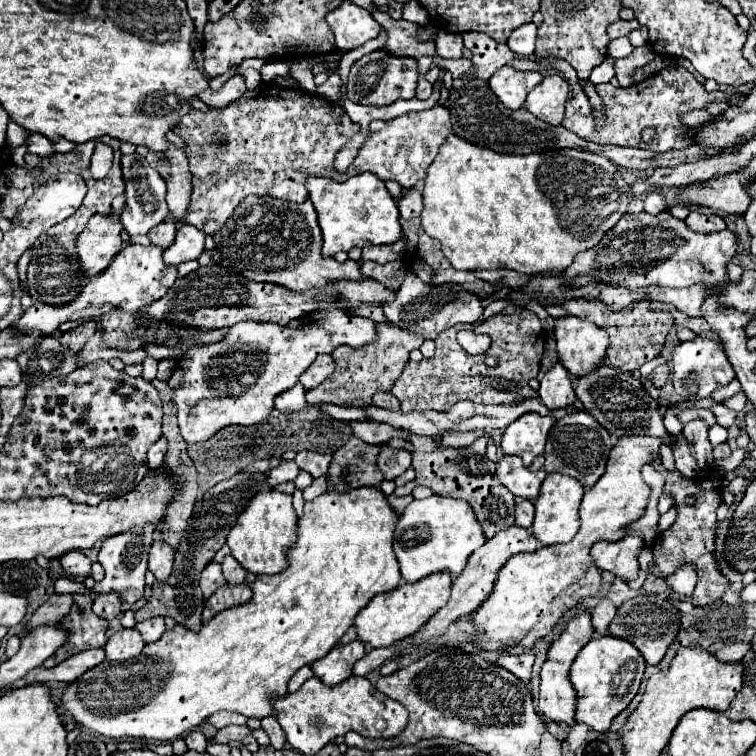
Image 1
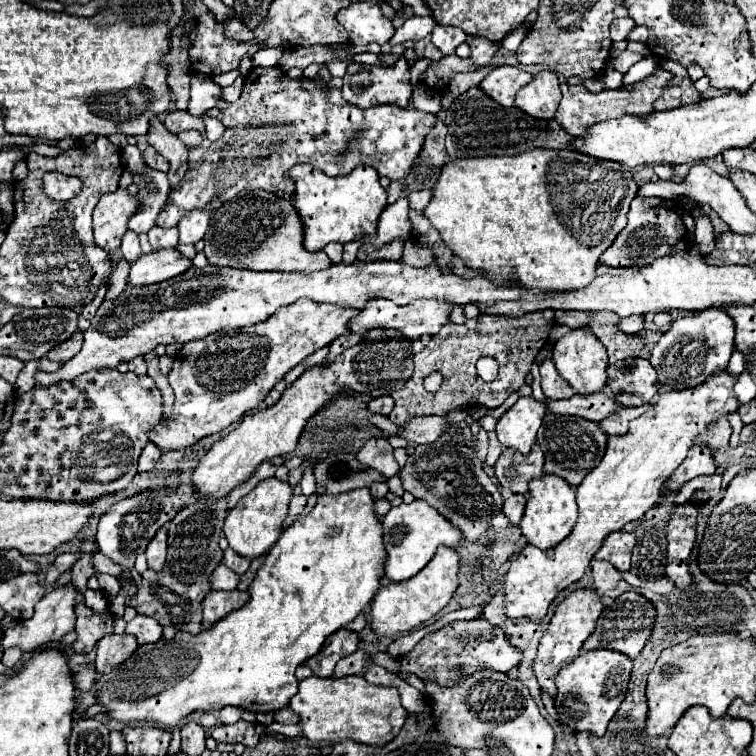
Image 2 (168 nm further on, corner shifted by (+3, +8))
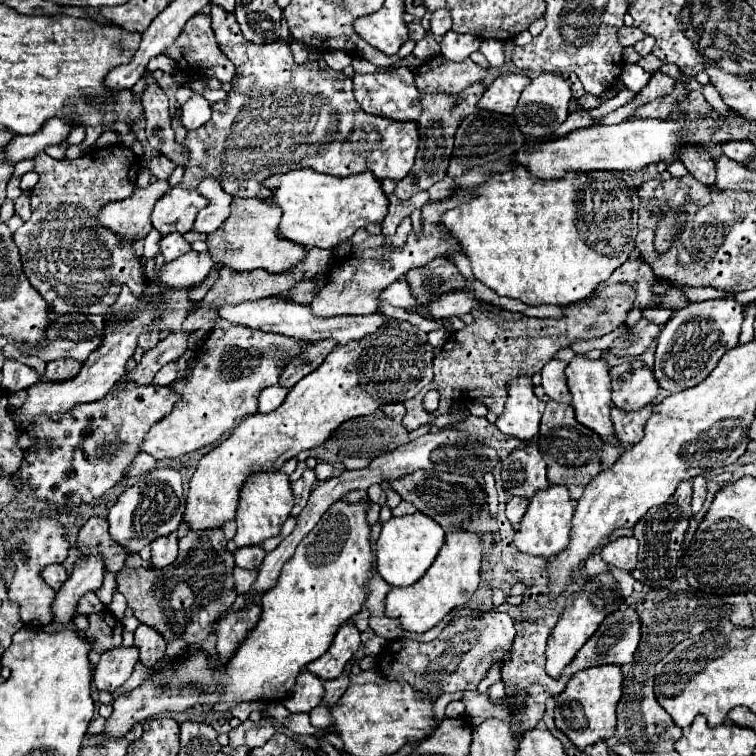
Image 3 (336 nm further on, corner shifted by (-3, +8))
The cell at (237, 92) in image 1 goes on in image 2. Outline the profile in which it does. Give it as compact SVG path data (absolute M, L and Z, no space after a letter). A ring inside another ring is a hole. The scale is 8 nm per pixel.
M193 74L191 78L191 100L187 112L191 116L203 116L221 100L221 86L213 84L211 78L203 74Z

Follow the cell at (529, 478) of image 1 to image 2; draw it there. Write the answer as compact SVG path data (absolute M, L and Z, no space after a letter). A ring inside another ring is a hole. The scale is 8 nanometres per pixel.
M533 444L529 454L521 454L515 448L501 452L495 464L495 476L501 486L513 494L527 494L527 484L543 474L543 452L539 444Z

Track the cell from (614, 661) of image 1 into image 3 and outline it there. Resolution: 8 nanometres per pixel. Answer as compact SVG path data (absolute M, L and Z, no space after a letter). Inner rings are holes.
M603 664L575 672L565 690L555 698L555 724L577 746L585 748L615 734L615 710L623 692L623 676L617 664Z

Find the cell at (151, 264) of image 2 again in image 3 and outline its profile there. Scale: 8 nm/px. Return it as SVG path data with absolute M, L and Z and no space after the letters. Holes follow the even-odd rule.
M187 252L179 256L177 260L165 262L159 270L159 282L167 286L179 286L189 288L195 284L201 284L209 270L215 268L209 252Z

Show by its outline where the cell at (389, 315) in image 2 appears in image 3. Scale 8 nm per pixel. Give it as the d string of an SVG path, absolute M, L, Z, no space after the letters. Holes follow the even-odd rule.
M277 296L263 298L257 302L243 302L243 304L225 304L219 308L219 316L229 320L237 326L249 326L265 332L295 336L299 340L325 340L333 338L337 344L347 344L351 340L361 340L367 334L373 334L379 326L385 326L389 320L381 312L373 312L369 316L335 316L335 318L317 318L311 314L309 306L295 304L291 300L277 300Z

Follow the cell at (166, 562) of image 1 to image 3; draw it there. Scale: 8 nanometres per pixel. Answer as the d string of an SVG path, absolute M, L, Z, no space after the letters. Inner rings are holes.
M177 534L161 536L151 544L151 564L153 568L165 568L177 558Z

